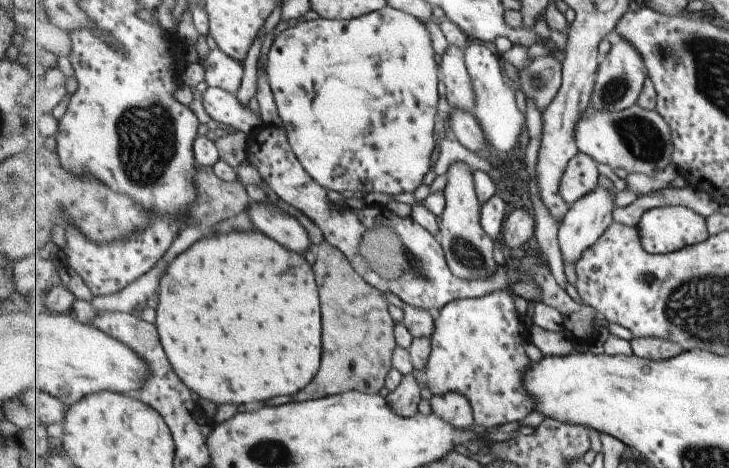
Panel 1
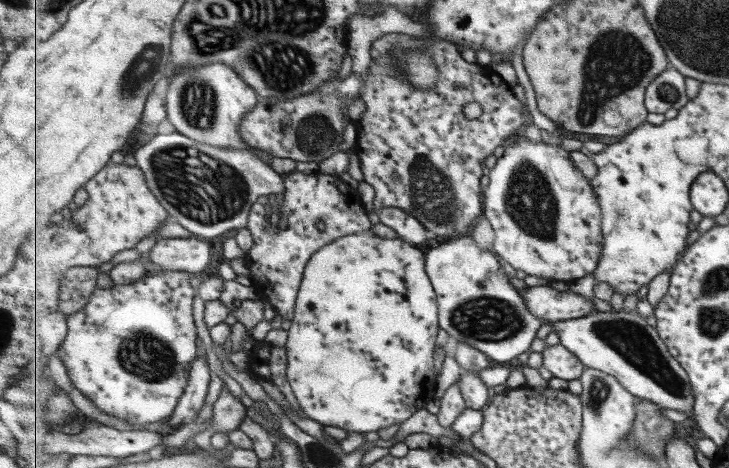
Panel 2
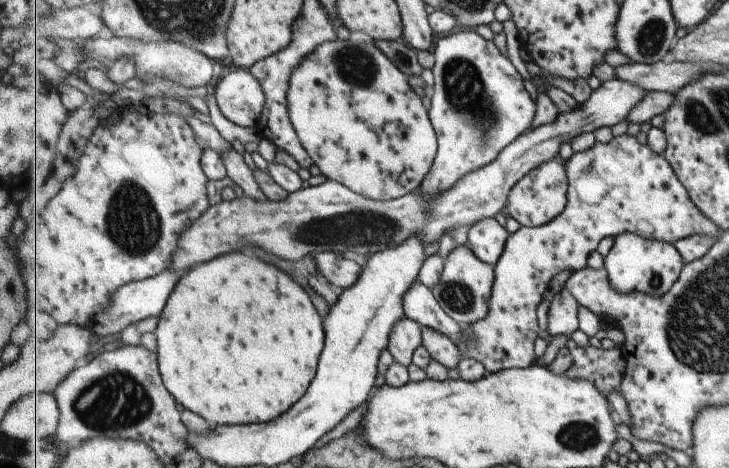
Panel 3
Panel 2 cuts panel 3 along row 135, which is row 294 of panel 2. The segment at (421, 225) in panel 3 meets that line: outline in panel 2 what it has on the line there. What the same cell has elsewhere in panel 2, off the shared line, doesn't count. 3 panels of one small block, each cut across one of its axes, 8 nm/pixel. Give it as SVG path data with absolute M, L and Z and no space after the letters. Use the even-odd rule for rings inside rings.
M540 285L528 287L521 295L525 297L532 314L545 319L546 323L584 318L597 312L597 307L589 298L569 289L559 291L549 285Z

